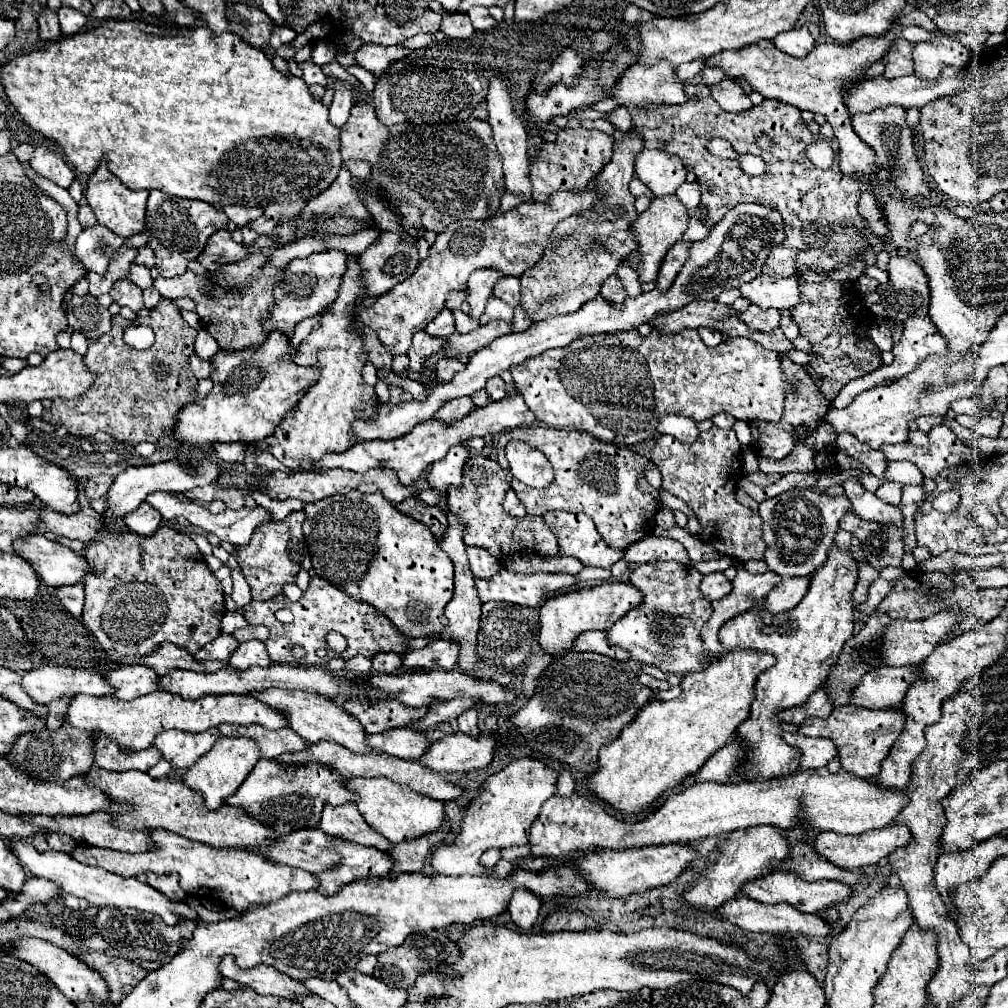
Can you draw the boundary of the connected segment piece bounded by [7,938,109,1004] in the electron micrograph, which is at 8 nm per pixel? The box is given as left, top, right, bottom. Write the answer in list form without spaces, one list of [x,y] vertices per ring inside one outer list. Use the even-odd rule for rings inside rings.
[[[21,938],[17,940],[9,950],[7,950],[9,956],[15,956],[31,966],[35,966],[41,974],[45,974],[59,990],[63,996],[71,998],[71,1000],[83,1000],[83,998],[93,998],[95,1002],[99,1004],[105,1004],[109,1000],[109,990],[107,990],[107,984],[103,982],[103,978],[99,978],[99,974],[95,974],[87,964],[83,964],[79,958],[71,956],[67,950],[47,942],[47,940],[41,940],[41,938]]]

